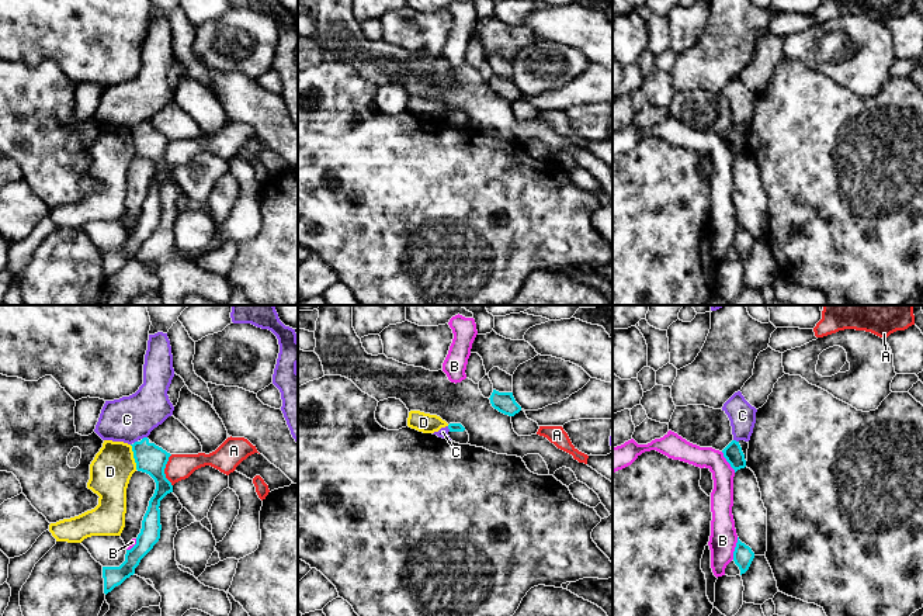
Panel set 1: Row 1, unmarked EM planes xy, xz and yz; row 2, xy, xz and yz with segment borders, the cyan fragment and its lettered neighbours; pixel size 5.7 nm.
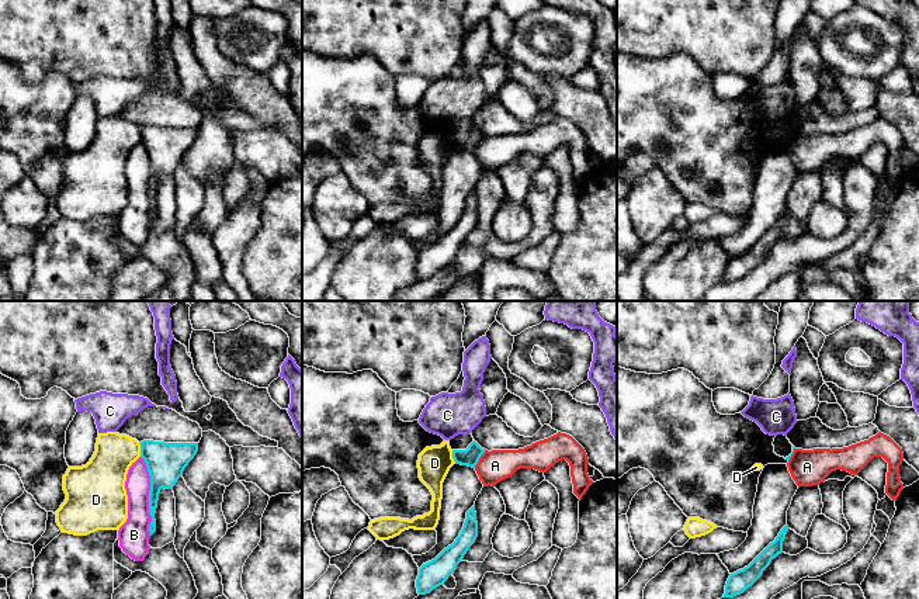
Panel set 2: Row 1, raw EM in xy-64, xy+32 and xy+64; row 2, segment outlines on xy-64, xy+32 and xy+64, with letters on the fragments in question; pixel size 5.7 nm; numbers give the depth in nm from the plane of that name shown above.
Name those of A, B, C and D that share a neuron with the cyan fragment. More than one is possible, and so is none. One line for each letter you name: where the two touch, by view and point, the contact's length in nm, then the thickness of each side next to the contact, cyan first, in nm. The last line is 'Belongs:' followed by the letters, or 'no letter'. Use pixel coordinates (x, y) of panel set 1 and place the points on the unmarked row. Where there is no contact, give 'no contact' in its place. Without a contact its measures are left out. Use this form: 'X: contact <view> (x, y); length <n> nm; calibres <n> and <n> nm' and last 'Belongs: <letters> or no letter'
Belongs: no letter

